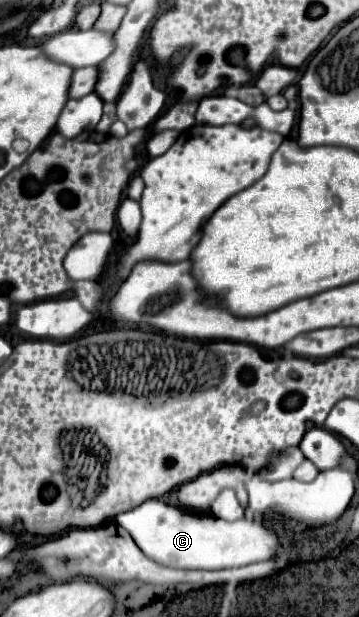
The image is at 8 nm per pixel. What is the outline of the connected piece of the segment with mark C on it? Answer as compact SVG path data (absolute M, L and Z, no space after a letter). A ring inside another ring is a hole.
M157 499L145 501L143 505L129 509L117 517L117 523L129 531L137 547L153 561L169 567L179 569L231 569L231 567L245 567L259 561L269 561L279 553L279 535L273 527L265 527L259 521L239 519L239 521L225 521L213 515L199 515L199 513L187 513L185 509L165 505Z

